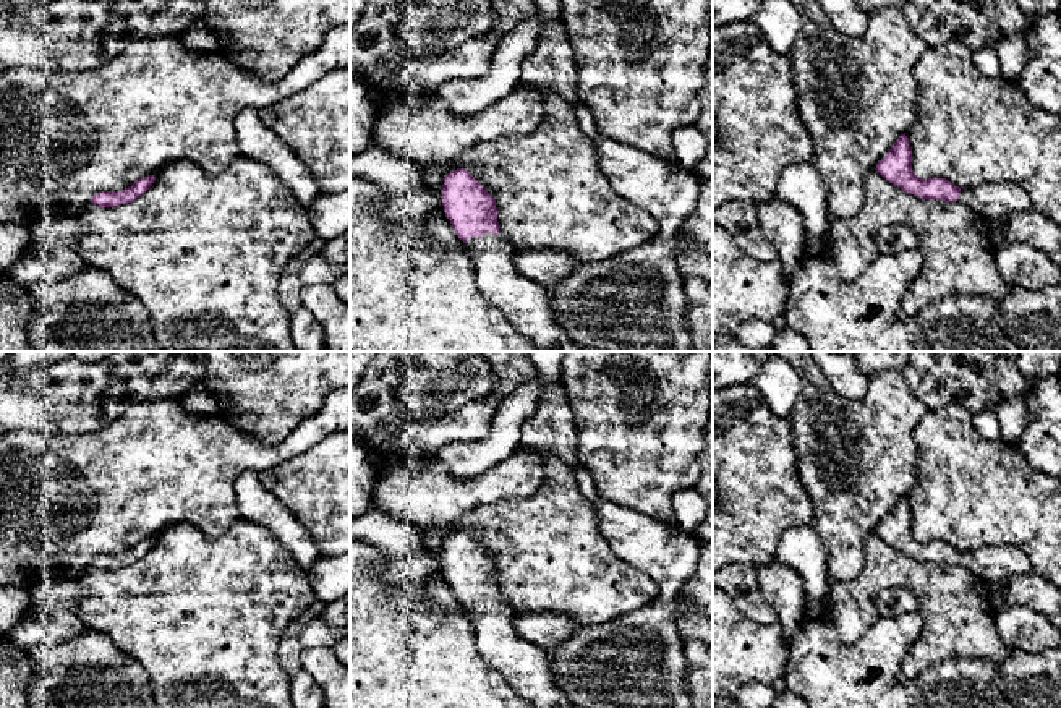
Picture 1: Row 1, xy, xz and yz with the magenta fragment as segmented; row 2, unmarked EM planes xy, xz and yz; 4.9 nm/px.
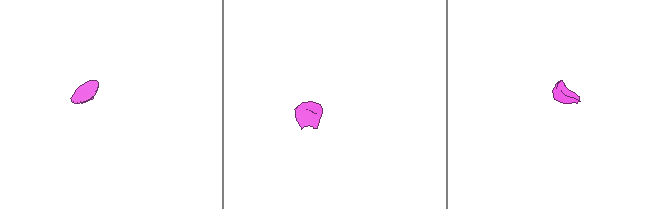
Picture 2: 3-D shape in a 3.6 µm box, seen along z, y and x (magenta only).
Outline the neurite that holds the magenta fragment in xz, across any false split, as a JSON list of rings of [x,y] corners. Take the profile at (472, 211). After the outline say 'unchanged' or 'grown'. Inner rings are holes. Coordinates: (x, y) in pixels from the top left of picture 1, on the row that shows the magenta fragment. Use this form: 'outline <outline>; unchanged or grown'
outline [[[468,170],[447,173],[441,194],[445,217],[470,251],[479,292],[538,352],[603,352],[573,343],[556,319],[548,287],[515,269],[515,251],[499,237],[496,199]]]; grown

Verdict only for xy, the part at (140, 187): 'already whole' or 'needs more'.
already whole

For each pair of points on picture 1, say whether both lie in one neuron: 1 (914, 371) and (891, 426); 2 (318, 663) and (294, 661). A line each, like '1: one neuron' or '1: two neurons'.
1: two neurons
2: two neurons

